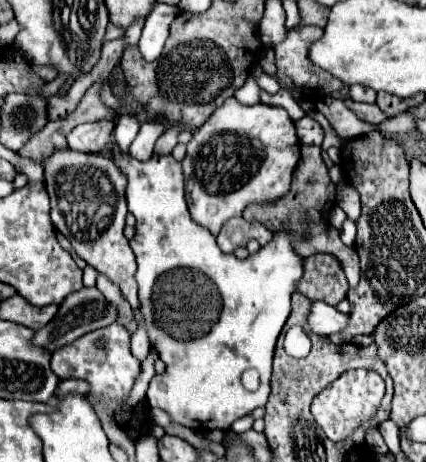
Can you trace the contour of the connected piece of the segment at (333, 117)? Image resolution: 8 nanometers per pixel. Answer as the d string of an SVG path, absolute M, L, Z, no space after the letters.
M326 96L319 101L316 104L316 110L327 118L337 135L342 139L352 139L378 130L377 125L360 120L352 110L345 106L343 100L331 96Z

